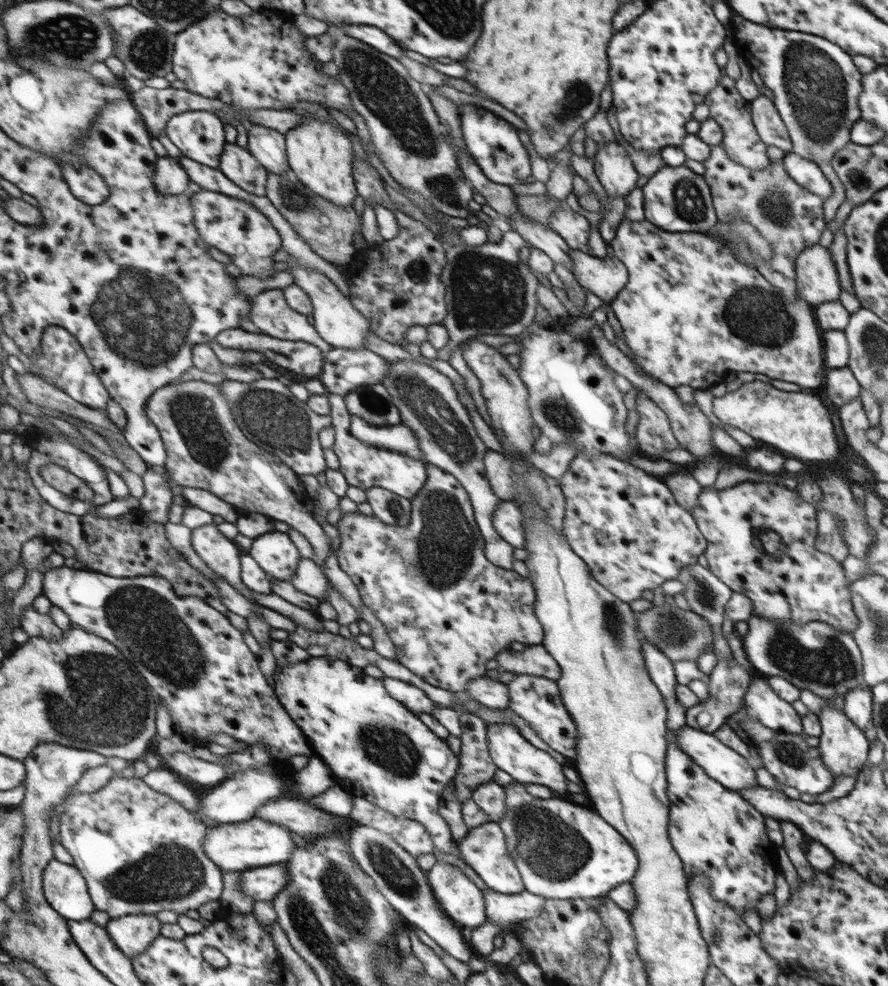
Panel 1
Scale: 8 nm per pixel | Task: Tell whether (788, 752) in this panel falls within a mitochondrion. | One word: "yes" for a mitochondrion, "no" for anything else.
yes

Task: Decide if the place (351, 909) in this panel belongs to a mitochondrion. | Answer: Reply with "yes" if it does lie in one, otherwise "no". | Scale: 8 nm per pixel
yes

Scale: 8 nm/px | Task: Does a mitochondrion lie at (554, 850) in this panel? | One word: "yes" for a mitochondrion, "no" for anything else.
yes

